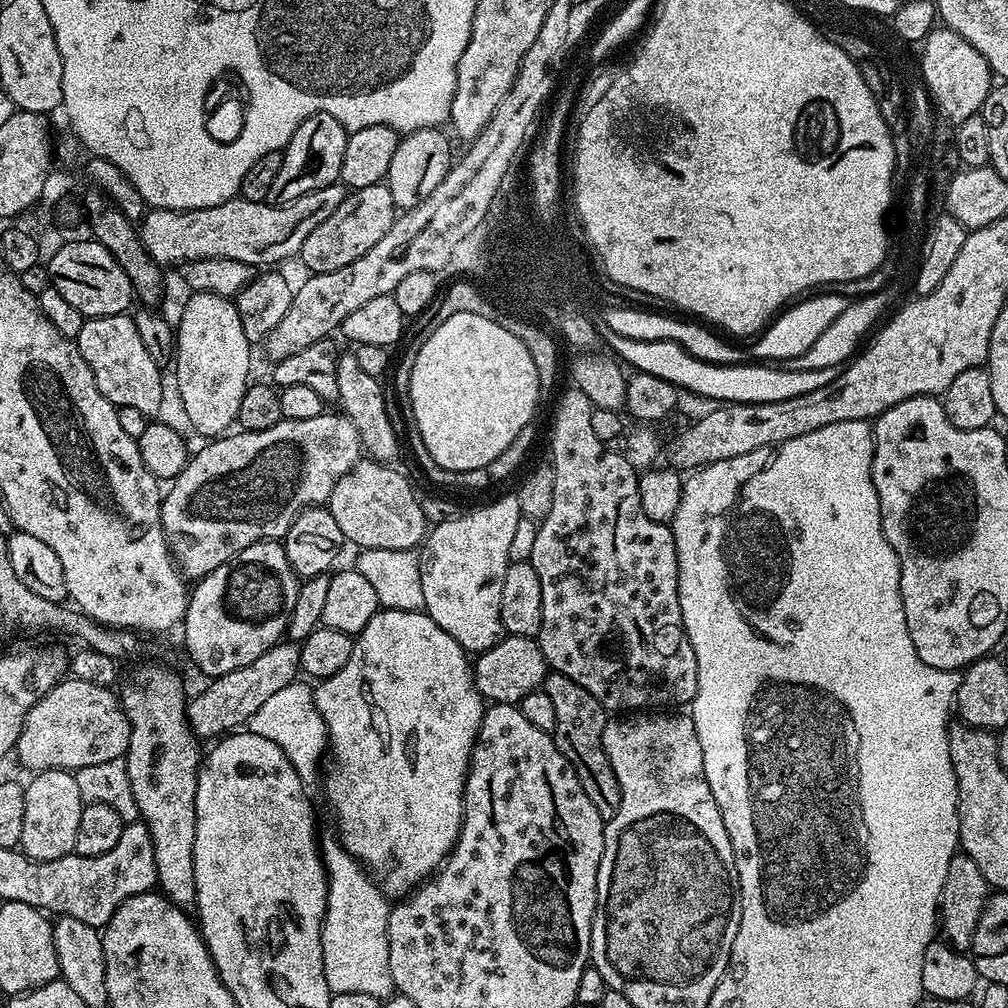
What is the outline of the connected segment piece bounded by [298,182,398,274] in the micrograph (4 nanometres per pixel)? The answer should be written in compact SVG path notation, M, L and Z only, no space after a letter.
M387 183L349 191L342 206L338 206L338 210L334 210L334 214L330 214L330 218L326 218L322 226L314 226L314 230L310 230L310 238L306 238L306 242L302 242L300 247L299 263L304 263L309 268L307 271L312 274L350 266L350 262L362 258L366 250L371 250L378 242L382 242L382 234L390 230L397 215L398 209Z

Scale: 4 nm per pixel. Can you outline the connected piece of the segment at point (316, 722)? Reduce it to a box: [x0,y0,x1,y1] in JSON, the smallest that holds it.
[247,682,329,786]

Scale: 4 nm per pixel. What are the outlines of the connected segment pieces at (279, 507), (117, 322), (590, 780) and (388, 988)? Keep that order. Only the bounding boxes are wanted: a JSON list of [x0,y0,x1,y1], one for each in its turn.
[[160,414,362,578],[74,315,164,417],[542,671,622,822],[320,839,393,998]]

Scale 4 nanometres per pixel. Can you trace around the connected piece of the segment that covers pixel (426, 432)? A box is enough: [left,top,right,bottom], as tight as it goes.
[410,312,542,472]

